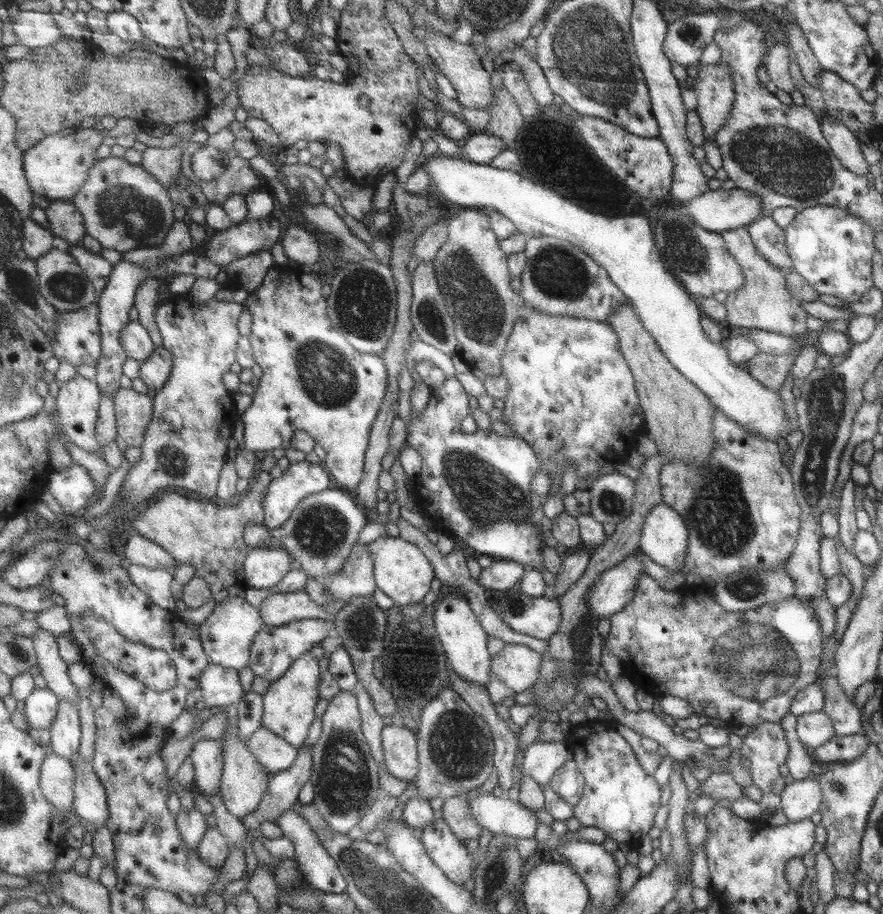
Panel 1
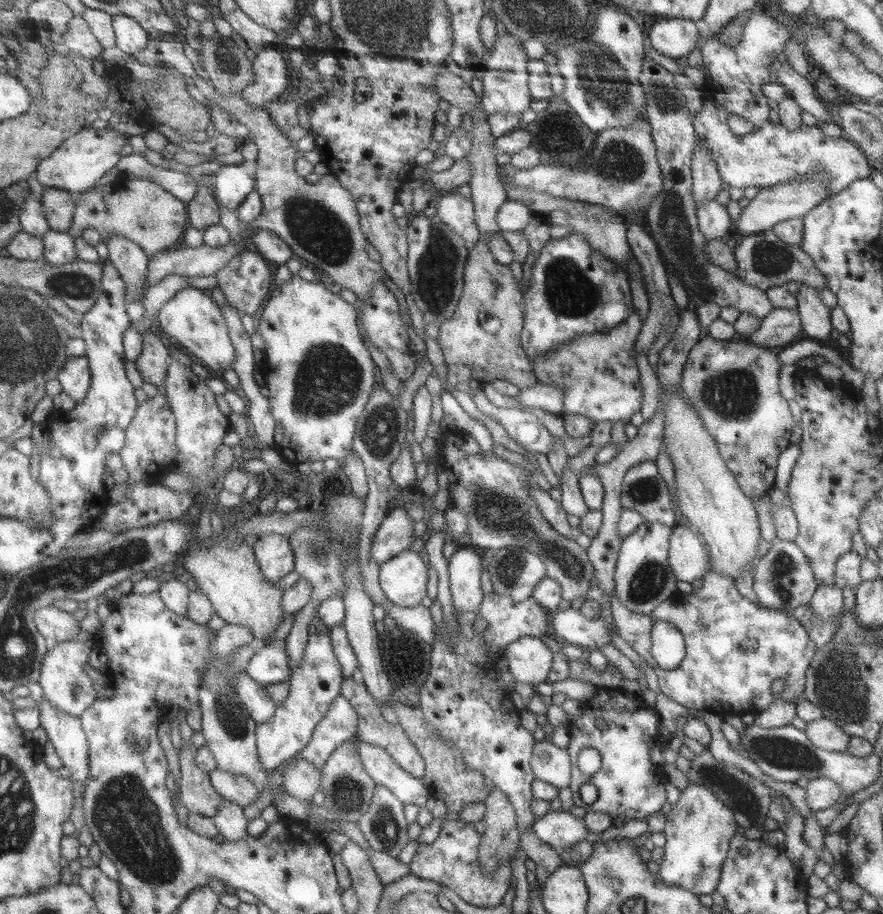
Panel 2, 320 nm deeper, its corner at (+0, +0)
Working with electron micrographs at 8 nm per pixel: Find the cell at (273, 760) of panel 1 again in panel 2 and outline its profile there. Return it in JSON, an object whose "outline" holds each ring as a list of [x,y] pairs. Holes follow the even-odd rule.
{"outline":[[[303,758],[297,760],[288,760],[283,764],[286,766],[286,772],[284,772],[284,790],[285,792],[300,798],[301,800],[313,800],[315,792],[322,788],[323,771],[315,766],[312,762]]]}

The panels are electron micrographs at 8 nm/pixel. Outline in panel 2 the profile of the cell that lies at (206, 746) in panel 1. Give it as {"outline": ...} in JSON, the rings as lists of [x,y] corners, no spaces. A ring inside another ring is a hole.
{"outline":[[[224,798],[224,804],[214,819],[225,841],[239,842],[250,835],[248,833],[250,818],[247,818],[244,808],[236,802]]]}

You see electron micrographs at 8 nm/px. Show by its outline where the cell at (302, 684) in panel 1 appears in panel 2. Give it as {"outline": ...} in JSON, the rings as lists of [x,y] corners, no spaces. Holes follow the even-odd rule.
{"outline":[[[325,626],[311,634],[305,659],[301,667],[293,672],[291,692],[287,700],[278,704],[277,713],[271,721],[258,725],[260,762],[268,772],[275,772],[288,759],[309,745],[317,726],[327,717],[334,700],[342,694],[342,684],[346,676],[338,655],[334,652],[330,632],[324,632],[326,628]]]}

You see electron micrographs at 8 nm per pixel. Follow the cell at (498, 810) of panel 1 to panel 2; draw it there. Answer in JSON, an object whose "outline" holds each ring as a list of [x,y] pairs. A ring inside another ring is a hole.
{"outline":[[[549,811],[532,824],[536,837],[555,850],[562,850],[584,840],[589,831],[582,818],[569,811]]]}

